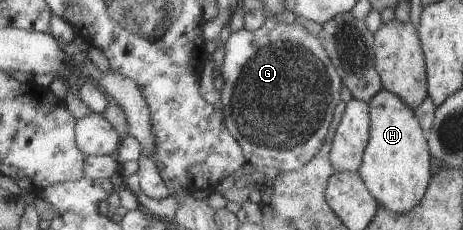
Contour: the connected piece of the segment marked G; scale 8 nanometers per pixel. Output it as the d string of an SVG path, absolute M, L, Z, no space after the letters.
M267 16L264 24L256 30L247 31L243 28L237 32L231 32L223 45L223 62L219 75L222 77L223 82L222 89L219 91L222 103L220 113L223 123L226 125L228 132L234 137L234 140L240 145L246 162L252 167L259 169L267 166L276 168L278 172L290 172L306 164L319 151L332 120L334 107L340 101L339 92L340 88L342 88L342 81L330 57L326 54L324 46L322 46L316 36L310 35L302 25L296 22L286 24L279 18Z

